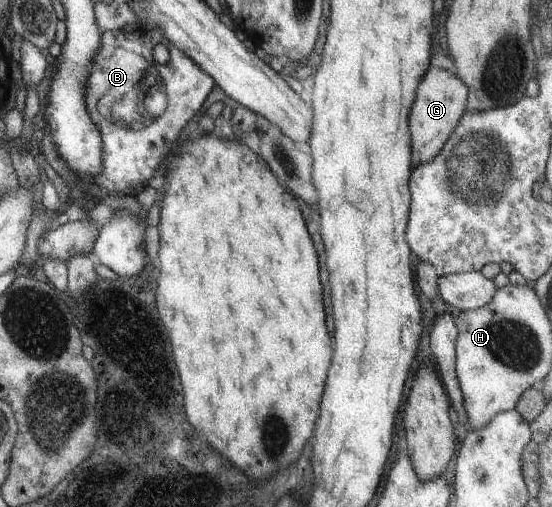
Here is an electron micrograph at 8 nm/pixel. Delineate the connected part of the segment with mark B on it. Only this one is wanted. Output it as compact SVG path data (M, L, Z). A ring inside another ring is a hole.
M137 27L132 33L126 33L123 29L101 33L96 56L84 82L86 110L102 139L102 169L99 175L92 178L91 183L100 188L113 189L113 193L119 195L134 197L139 188L147 186L147 179L151 179L157 169L163 169L171 143L177 140L182 126L199 111L213 85L213 79L200 70L190 57L181 53L157 28L142 30ZM158 43L164 45L169 53L169 60L163 64L157 64L151 57L151 50Z

